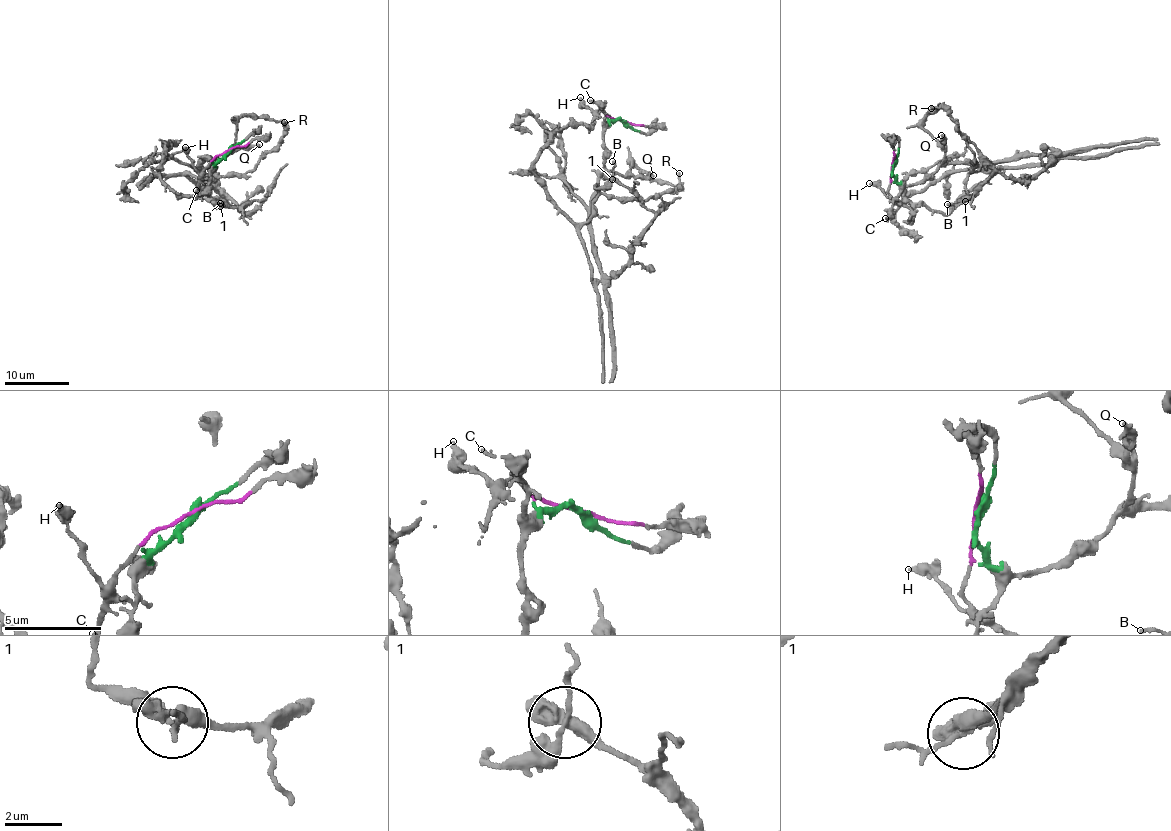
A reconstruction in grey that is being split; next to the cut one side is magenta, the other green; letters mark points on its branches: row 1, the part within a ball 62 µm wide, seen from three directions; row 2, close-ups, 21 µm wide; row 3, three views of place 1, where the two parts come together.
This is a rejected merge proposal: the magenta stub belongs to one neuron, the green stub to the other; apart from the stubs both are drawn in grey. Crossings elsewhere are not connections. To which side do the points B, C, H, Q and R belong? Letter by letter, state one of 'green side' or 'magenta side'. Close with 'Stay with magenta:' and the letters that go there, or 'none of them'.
B: magenta side
C: green side
H: magenta side
Q: green side
R: magenta side
Stay with magenta: B, H, R

